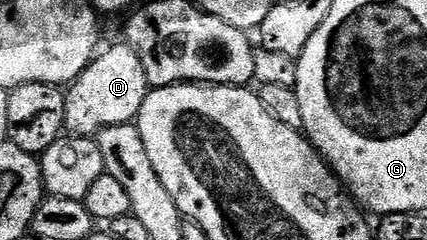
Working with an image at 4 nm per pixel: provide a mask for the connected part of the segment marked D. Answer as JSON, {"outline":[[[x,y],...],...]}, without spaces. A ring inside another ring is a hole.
{"outline":[[[126,44],[105,50],[91,59],[81,76],[70,83],[66,91],[65,130],[68,135],[89,138],[98,136],[110,126],[134,123],[141,112],[141,104],[145,104],[149,87],[137,54]]]}

